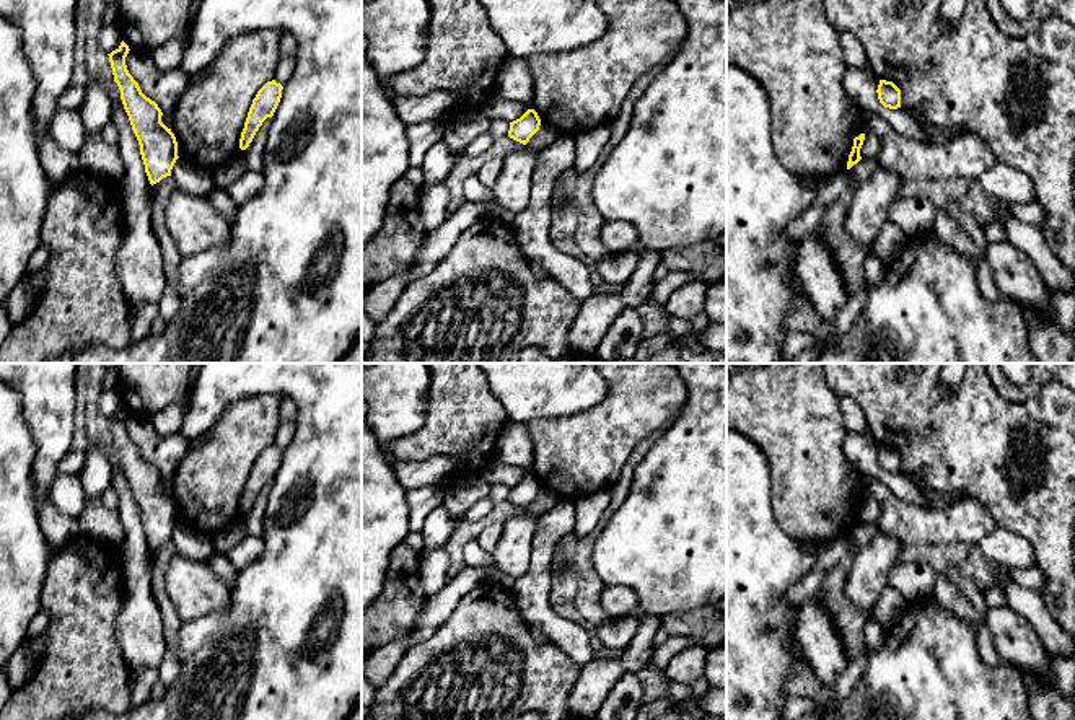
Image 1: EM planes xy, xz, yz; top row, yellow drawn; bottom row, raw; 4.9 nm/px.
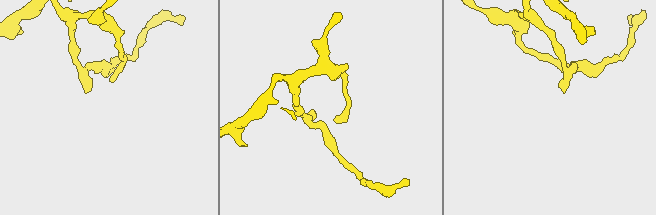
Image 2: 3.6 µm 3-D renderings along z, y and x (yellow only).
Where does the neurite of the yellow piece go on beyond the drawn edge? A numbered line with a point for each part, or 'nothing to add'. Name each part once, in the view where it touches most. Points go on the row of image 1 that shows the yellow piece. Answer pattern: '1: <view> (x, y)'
nothing to add

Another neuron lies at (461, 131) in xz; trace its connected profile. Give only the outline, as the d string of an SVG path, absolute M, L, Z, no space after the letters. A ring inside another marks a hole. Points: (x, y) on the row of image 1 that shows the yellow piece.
M469 112L466 116L454 117L443 122L445 145L456 155L464 155L466 147L480 134L489 130L489 119L477 112Z

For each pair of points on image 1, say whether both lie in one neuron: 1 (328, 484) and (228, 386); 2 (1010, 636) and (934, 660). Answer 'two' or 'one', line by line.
1: one
2: two

